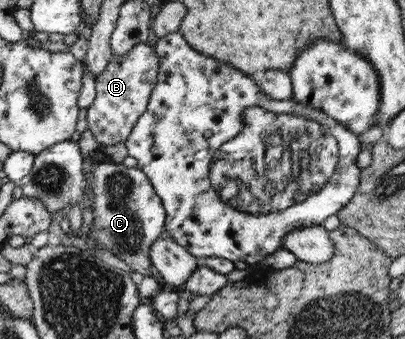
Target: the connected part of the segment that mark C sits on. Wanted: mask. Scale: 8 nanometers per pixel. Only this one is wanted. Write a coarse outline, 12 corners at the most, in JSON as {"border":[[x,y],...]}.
{"border":[[93,164],[88,238],[148,276],[164,208],[146,175]]}

